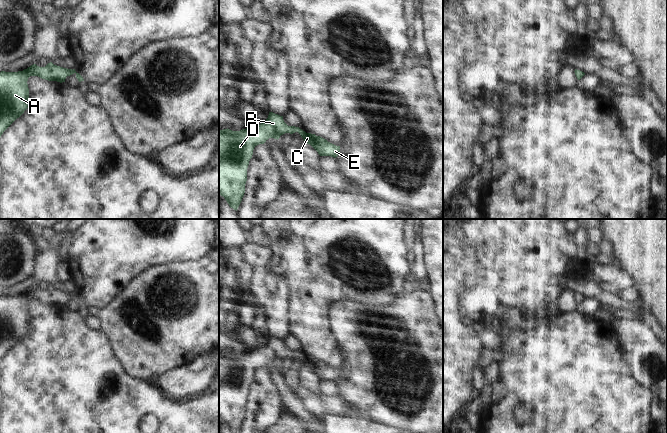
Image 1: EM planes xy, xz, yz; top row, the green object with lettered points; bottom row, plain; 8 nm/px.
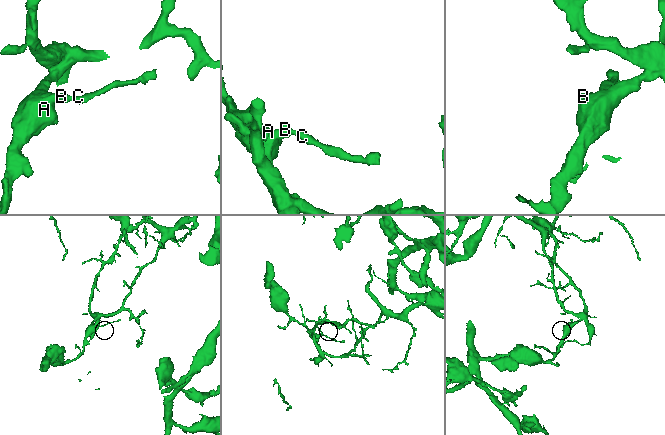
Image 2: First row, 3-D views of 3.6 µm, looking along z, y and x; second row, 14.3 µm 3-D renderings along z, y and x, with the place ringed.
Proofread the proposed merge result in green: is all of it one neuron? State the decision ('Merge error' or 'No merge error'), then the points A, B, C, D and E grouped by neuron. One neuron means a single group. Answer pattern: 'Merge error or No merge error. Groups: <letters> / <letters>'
No merge error. Groups: A B C D E

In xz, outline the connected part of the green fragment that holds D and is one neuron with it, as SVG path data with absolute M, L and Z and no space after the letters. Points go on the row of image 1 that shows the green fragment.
M269 112L264 123L248 126L240 131L219 131L219 194L231 208L237 211L245 193L247 168L254 148L269 138L279 139L285 133L298 132L304 142L311 145L320 156L336 158L340 146L336 146L315 134L306 133L299 127L288 126L283 116Z

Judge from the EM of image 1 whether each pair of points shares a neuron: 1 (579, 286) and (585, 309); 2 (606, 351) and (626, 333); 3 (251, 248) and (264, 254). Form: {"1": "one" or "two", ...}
{"1": "two", "2": "two", "3": "one"}

